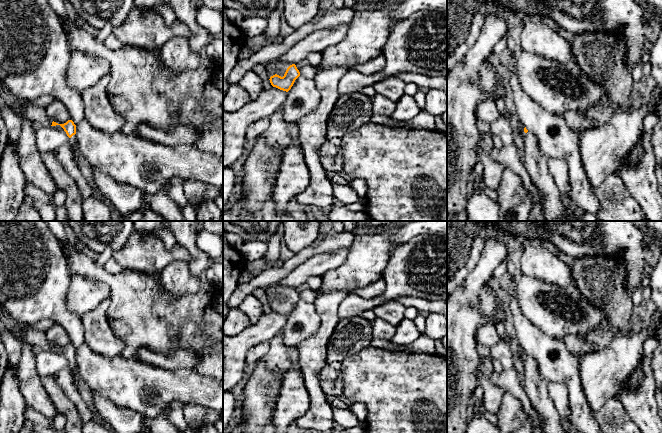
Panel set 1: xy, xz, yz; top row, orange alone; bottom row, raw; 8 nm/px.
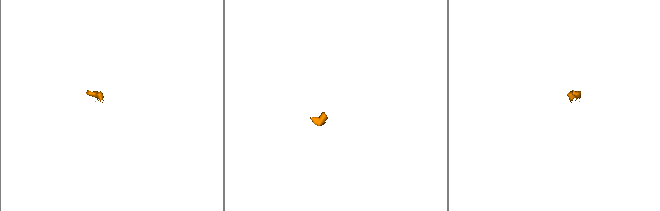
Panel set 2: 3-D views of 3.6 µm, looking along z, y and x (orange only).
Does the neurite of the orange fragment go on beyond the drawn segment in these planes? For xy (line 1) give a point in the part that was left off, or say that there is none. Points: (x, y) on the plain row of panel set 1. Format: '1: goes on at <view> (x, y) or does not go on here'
1: goes on at xy (34, 337)

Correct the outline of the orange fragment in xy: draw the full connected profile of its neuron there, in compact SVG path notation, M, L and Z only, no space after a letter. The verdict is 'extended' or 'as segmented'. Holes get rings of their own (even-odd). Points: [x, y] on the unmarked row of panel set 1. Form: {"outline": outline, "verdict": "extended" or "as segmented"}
{"outline": "M24 324L23 327L20 330L16 330L12 334L13 334L13 336L18 341L26 341L26 342L28 342L29 344L31 344L33 346L39 346L39 347L41 347L42 350L56 350L56 349L60 349L64 353L64 355L66 356L67 360L69 361L69 366L68 367L73 372L73 375L74 375L74 378L75 378L75 384L77 386L76 375L74 374L74 369L77 366L76 349L74 348L74 346L72 344L68 344L64 348L58 348L58 347L52 345L51 343L49 343L47 341L47 339L45 337L45 333L46 333L46 331L36 330L36 329L33 329L29 324Z", "verdict": "extended"}

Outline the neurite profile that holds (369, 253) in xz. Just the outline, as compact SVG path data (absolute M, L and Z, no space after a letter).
M356 221L359 226L373 230L380 226L395 225L394 229L366 233L354 237L346 260L339 267L322 276L319 290L303 290L300 299L313 302L319 292L344 290L353 293L356 288L382 278L382 272L392 251L400 244L390 241L390 237L401 227L415 221Z

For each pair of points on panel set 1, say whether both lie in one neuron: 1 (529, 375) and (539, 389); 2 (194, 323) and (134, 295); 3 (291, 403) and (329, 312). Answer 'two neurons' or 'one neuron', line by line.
1: one neuron
2: one neuron
3: two neurons

